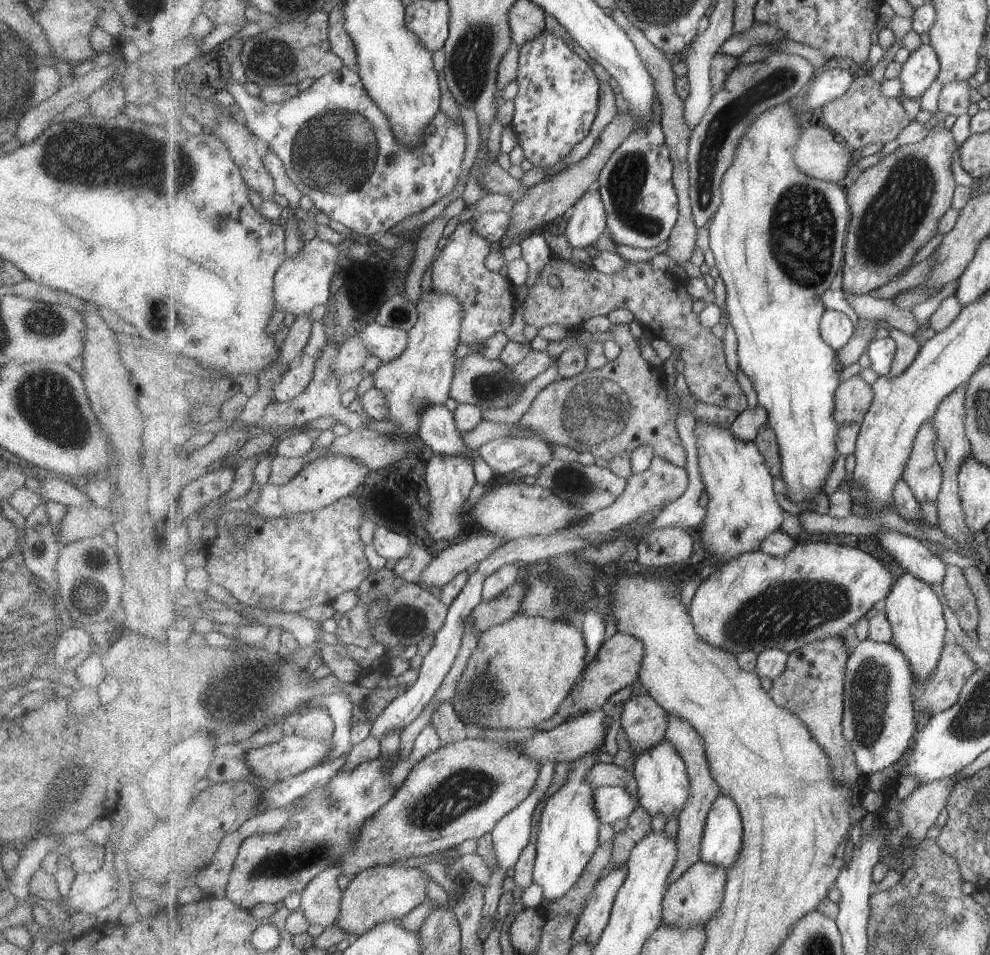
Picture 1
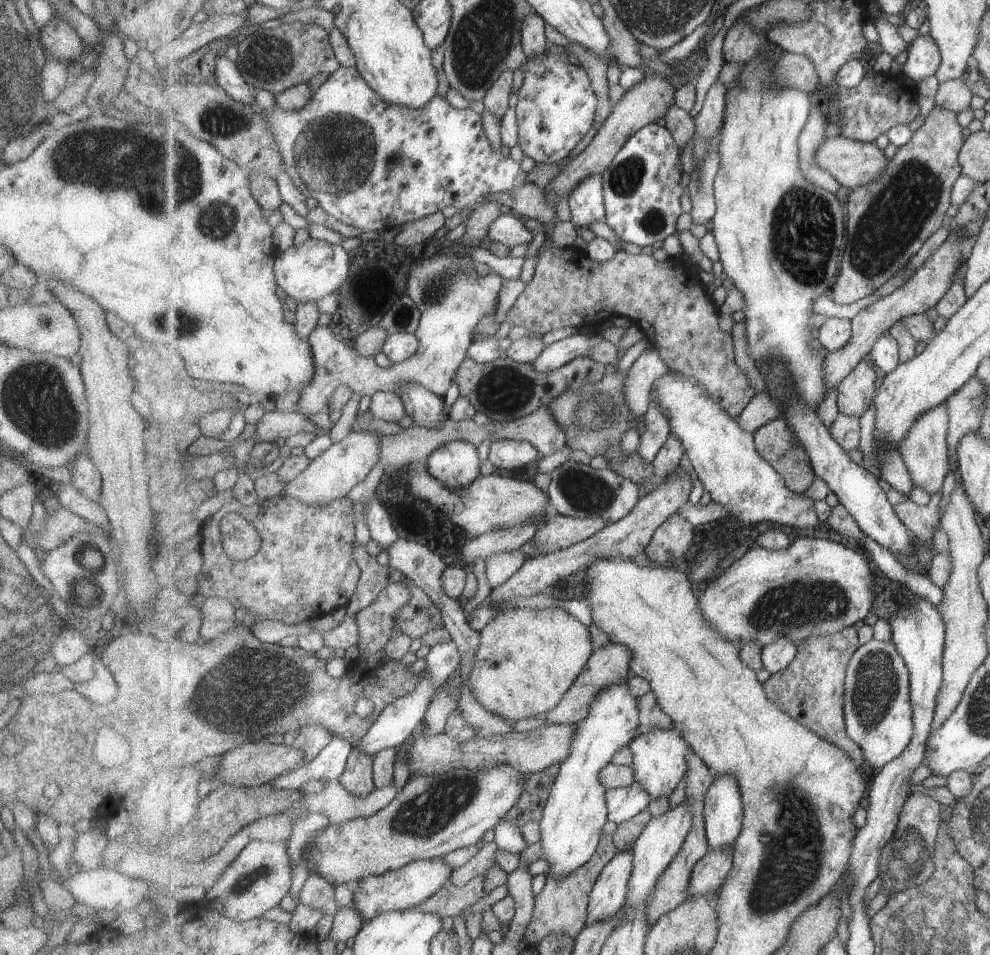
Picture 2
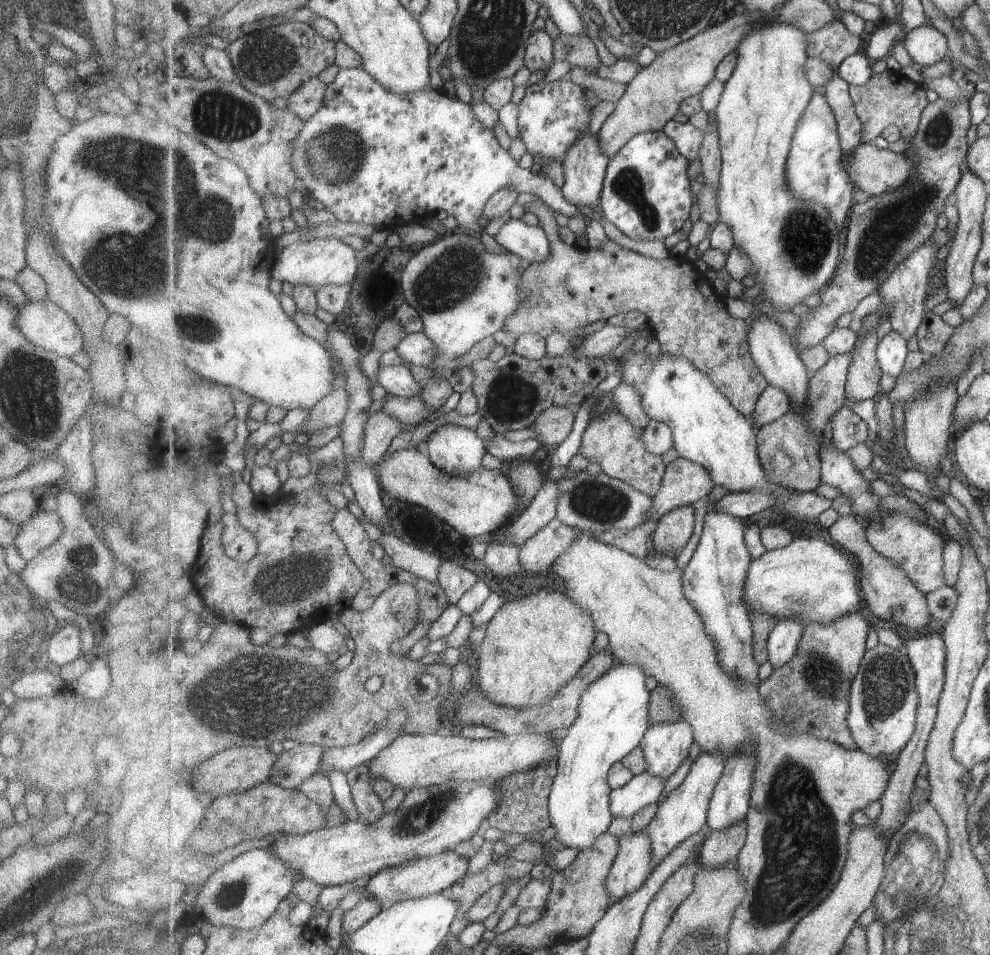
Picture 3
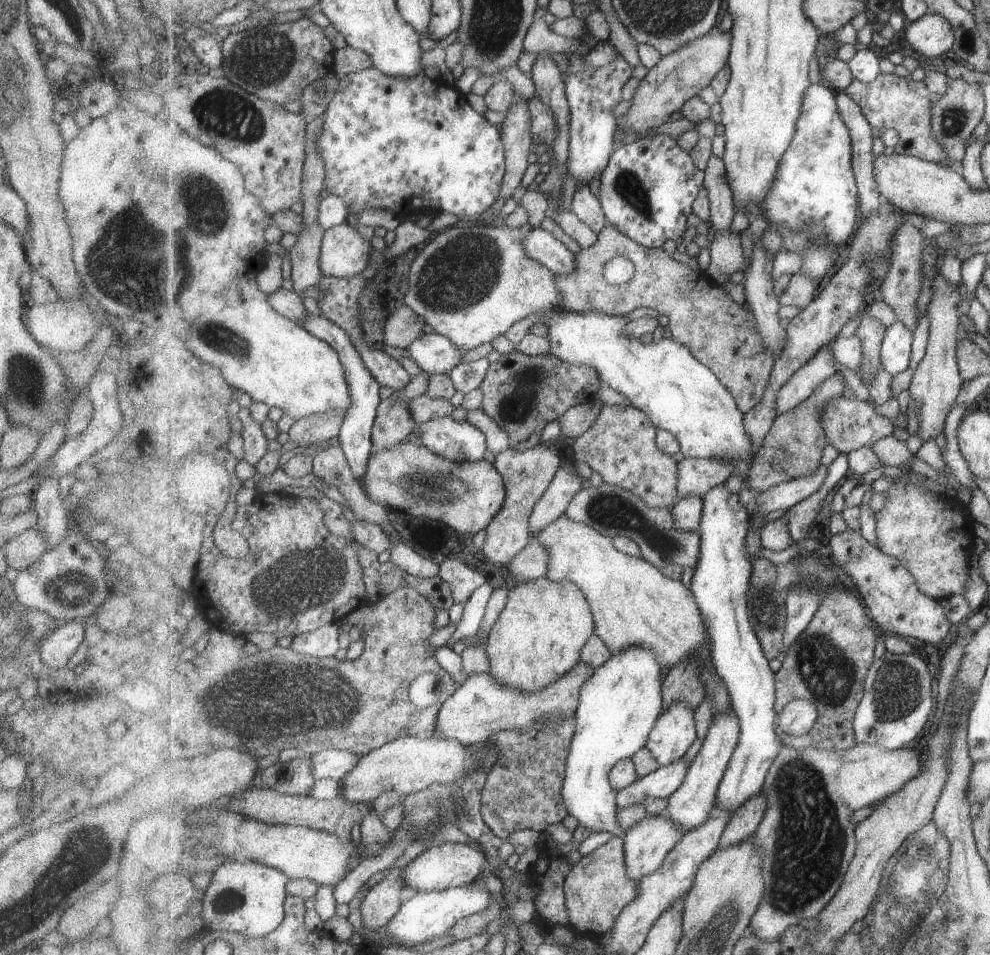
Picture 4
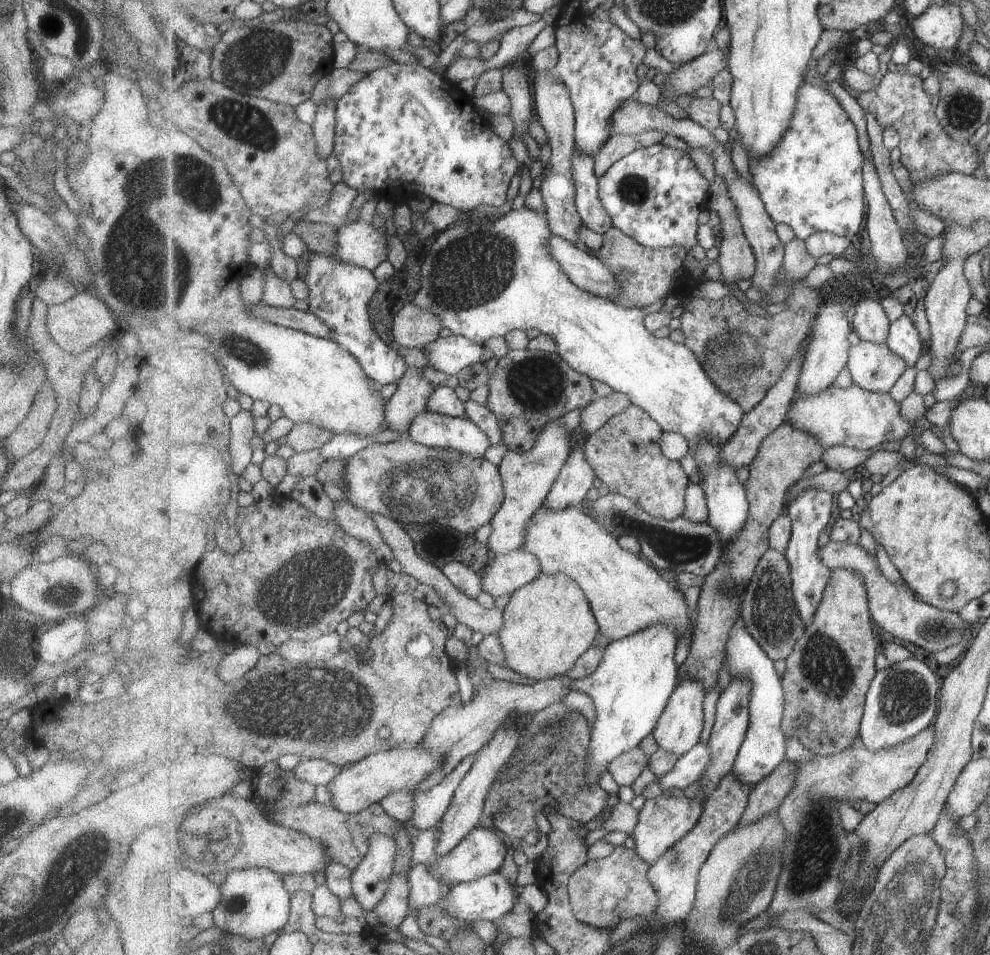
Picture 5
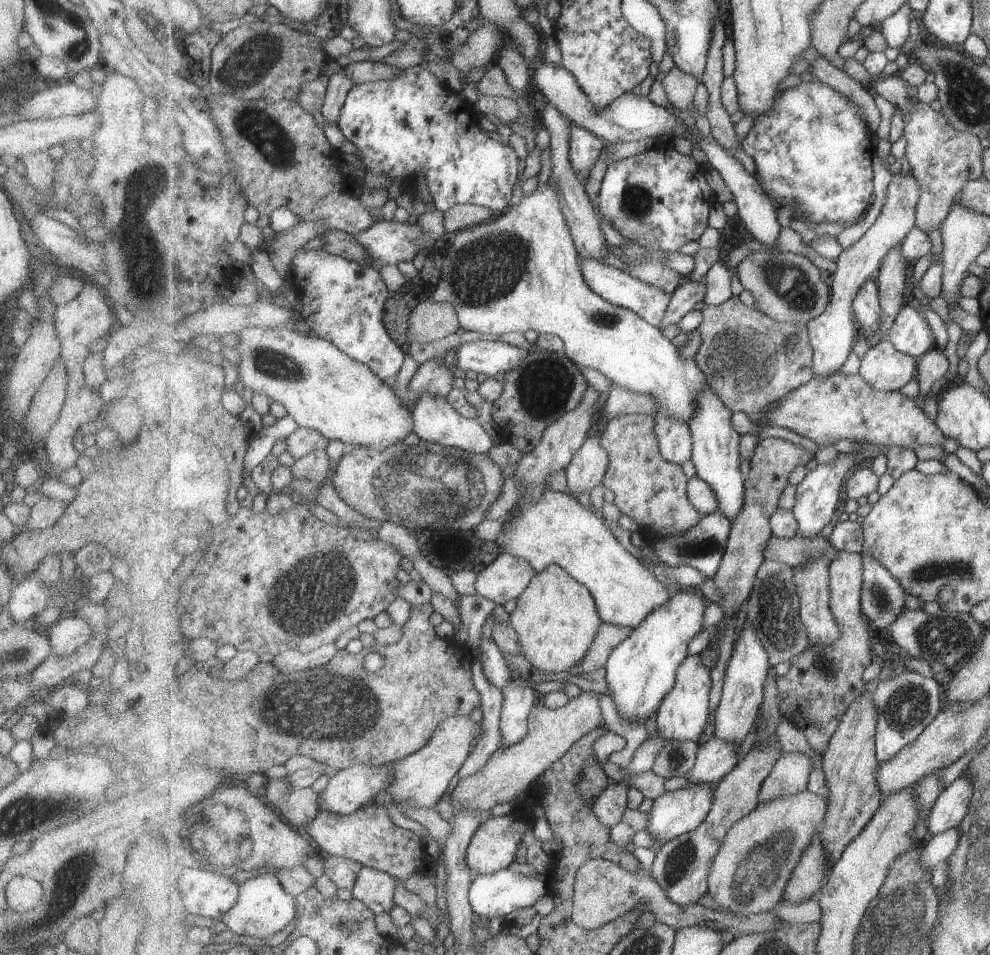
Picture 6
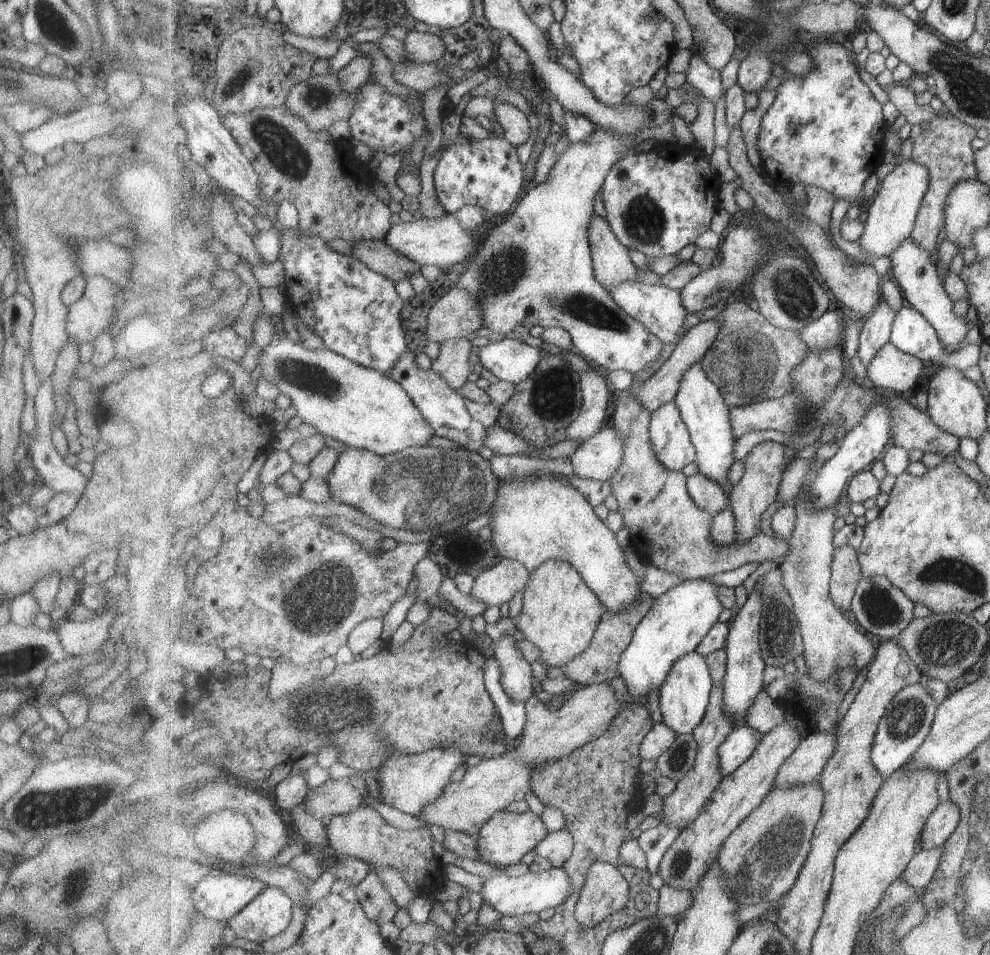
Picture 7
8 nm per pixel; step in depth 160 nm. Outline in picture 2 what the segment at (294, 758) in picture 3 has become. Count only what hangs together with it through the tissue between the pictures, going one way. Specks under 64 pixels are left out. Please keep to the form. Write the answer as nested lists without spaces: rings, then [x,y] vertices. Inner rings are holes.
[[[307,725],[298,732],[293,747],[304,754],[301,766],[315,760],[328,744],[334,739],[334,734],[321,725]]]

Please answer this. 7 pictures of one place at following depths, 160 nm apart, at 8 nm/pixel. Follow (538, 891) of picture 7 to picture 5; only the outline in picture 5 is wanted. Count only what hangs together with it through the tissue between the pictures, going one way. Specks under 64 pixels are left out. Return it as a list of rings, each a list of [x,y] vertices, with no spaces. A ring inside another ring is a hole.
[[[497,872],[473,882],[455,884],[449,890],[448,896],[445,894],[439,901],[439,906],[447,909],[454,917],[465,923],[473,923],[474,920],[490,920],[495,923],[517,906],[517,902],[521,901],[520,892],[521,888],[514,886],[503,872]]]

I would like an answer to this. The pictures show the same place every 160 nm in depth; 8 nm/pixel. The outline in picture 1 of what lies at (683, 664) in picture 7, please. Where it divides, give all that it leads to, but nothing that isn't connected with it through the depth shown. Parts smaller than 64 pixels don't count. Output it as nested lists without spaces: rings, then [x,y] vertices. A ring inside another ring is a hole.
[[[663,741],[635,756],[634,777],[638,782],[637,797],[640,806],[649,814],[665,815],[679,814],[688,803],[691,783],[686,762],[678,753],[671,741]]]

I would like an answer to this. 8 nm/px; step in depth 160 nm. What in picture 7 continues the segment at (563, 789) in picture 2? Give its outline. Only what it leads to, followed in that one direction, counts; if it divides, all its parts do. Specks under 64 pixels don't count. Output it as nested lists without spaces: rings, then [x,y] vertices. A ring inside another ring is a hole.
[[[707,579],[683,581],[663,596],[654,599],[649,614],[635,629],[633,640],[622,654],[620,676],[631,695],[645,696],[667,680],[675,662],[692,653],[709,630],[719,622],[726,606],[719,596],[718,584]]]

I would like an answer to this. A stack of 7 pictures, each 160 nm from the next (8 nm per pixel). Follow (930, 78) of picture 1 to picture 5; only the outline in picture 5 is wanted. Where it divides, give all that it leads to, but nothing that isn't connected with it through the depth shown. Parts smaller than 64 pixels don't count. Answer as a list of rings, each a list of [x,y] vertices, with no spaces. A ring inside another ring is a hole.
[[[960,2],[931,5],[912,22],[916,38],[929,46],[947,50],[958,48],[966,30],[965,14]]]

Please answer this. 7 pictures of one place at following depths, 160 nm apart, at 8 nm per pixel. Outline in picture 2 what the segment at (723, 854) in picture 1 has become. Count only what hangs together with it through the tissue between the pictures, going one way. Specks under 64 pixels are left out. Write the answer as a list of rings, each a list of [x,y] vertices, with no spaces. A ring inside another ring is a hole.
[[[717,775],[705,797],[706,835],[710,848],[733,847],[742,833],[746,813],[735,775]]]

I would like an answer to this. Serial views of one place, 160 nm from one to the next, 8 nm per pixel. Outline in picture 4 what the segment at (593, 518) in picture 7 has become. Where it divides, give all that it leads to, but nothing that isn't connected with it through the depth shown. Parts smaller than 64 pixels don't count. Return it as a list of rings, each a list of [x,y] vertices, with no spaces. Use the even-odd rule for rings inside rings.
[[[565,514],[544,528],[537,536],[533,536],[551,554],[551,566],[549,566],[549,578],[559,581],[575,582],[584,592],[590,602],[592,613],[596,622],[594,634],[599,636],[612,650],[613,654],[624,651],[633,645],[651,647],[658,656],[660,663],[669,668],[679,664],[687,657],[699,657],[702,660],[704,681],[707,685],[708,695],[712,696],[711,710],[713,715],[726,711],[731,707],[732,700],[728,688],[720,676],[716,673],[712,663],[709,634],[704,616],[694,592],[687,588],[681,581],[667,578],[661,569],[647,559],[625,554],[614,545],[613,539],[602,532],[591,528],[588,524],[573,520]]]

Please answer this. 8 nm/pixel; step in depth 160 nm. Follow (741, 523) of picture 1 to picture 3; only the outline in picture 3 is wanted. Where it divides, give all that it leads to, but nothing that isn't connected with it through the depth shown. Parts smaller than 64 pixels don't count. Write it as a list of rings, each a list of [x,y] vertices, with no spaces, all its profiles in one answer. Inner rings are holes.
[[[627,350],[615,363],[623,372],[623,382],[639,388],[643,407],[650,419],[671,426],[674,448],[680,457],[703,466],[711,474],[715,485],[723,486],[729,493],[751,490],[773,492],[779,498],[773,508],[779,514],[799,521],[809,522],[833,506],[833,500],[817,496],[815,491],[798,492],[779,486],[769,478],[758,454],[758,429],[719,391],[710,376],[699,370],[689,358],[661,353],[659,358],[654,359],[646,350]]]

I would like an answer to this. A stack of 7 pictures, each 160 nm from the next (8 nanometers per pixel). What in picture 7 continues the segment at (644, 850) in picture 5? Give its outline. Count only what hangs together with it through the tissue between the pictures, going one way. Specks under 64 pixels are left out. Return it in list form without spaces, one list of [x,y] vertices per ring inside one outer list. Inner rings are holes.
[[[714,685],[710,694],[710,705],[706,716],[692,732],[699,745],[694,767],[676,783],[674,791],[664,797],[664,809],[661,818],[665,825],[675,825],[681,827],[682,830],[689,826],[699,816],[701,809],[713,796],[718,786],[722,784],[724,774],[720,765],[720,746],[737,727],[734,724],[736,722],[734,716],[724,709],[724,696],[723,685]]]

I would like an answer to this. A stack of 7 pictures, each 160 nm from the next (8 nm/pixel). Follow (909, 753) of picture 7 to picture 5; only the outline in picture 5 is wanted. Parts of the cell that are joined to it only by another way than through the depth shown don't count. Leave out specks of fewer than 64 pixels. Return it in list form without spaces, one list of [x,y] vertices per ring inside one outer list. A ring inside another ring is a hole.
[[[916,657],[879,671],[866,696],[860,743],[872,751],[890,749],[933,725],[938,717],[939,688],[941,678]]]

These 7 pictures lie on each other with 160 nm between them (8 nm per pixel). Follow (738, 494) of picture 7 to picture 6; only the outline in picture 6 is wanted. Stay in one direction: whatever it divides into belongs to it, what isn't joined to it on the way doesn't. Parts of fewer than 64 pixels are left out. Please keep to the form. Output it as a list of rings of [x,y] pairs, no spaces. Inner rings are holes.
[[[767,437],[757,445],[746,479],[746,501],[741,514],[732,520],[732,531],[722,556],[722,564],[714,576],[717,586],[724,592],[724,599],[719,604],[724,617],[736,617],[739,608],[754,589],[760,566],[766,560],[764,548],[773,535],[770,520],[780,508],[779,498],[789,484],[789,474],[797,466],[805,465],[813,459],[813,453],[785,439]]]

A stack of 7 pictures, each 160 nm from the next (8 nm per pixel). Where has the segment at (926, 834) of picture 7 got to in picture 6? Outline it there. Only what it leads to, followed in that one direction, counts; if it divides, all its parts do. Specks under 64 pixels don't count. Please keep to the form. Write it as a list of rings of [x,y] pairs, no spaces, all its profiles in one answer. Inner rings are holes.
[[[967,774],[948,786],[926,816],[932,836],[957,829],[969,812],[974,788]]]

